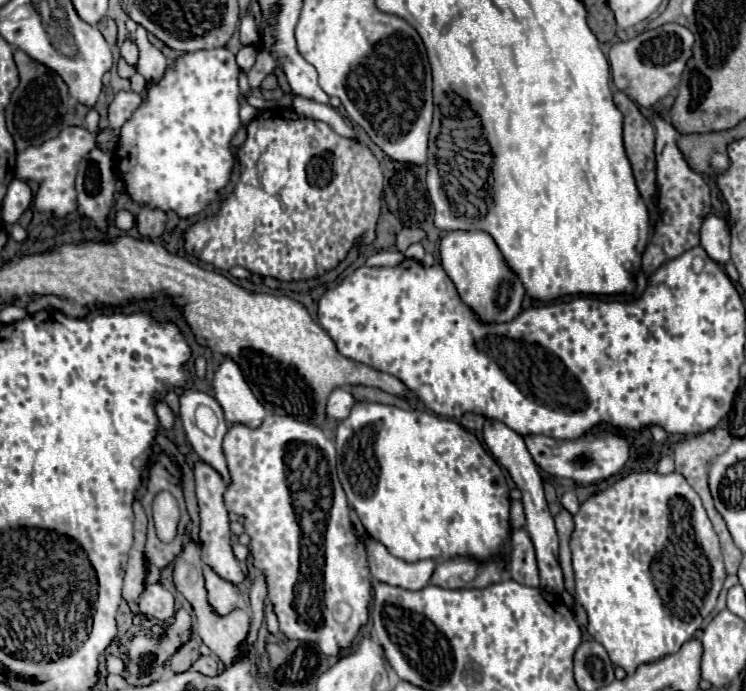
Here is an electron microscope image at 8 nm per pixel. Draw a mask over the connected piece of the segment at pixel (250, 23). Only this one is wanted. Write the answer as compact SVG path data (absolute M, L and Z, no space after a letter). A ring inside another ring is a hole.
M244 16L242 18L242 26L240 26L240 38L242 38L242 44L254 44L256 48L260 46L260 34L256 30L256 22L252 16Z

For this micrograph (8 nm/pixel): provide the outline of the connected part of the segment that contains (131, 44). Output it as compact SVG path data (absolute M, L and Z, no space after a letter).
M126 40L126 42L120 46L120 54L122 54L122 58L126 58L126 62L136 64L136 62L138 62L138 48L136 48L136 42L134 42L134 40Z

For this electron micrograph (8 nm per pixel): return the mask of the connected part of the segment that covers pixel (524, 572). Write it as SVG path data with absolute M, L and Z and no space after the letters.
M524 528L512 532L512 552L510 552L510 574L516 582L524 586L538 586L538 566L534 556L534 544Z

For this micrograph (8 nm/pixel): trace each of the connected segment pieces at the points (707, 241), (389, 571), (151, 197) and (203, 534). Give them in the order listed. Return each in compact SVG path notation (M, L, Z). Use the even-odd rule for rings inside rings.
M710 214L700 230L700 246L708 252L710 260L726 266L730 260L730 232L722 218Z
M368 538L366 552L368 552L368 564L370 564L372 576L390 586L400 586L406 590L420 590L428 584L432 570L434 570L432 560L406 562L402 558L392 556L386 550L386 546L374 538Z
M212 48L200 52L186 52L166 66L164 76L146 88L142 104L126 120L120 130L120 140L114 150L114 162L126 194L148 208L172 210L178 218L192 218L204 212L218 192L230 182L234 168L232 136L240 128L240 88L238 66L234 54L228 48Z
M198 460L194 464L194 476L196 476L196 498L198 498L198 508L200 508L200 550L202 550L202 562L212 566L216 574L220 574L224 580L230 580L234 584L242 584L244 574L238 566L238 560L232 554L232 534L230 534L230 520L228 520L228 510L224 504L224 490L226 484L222 476L206 462Z

